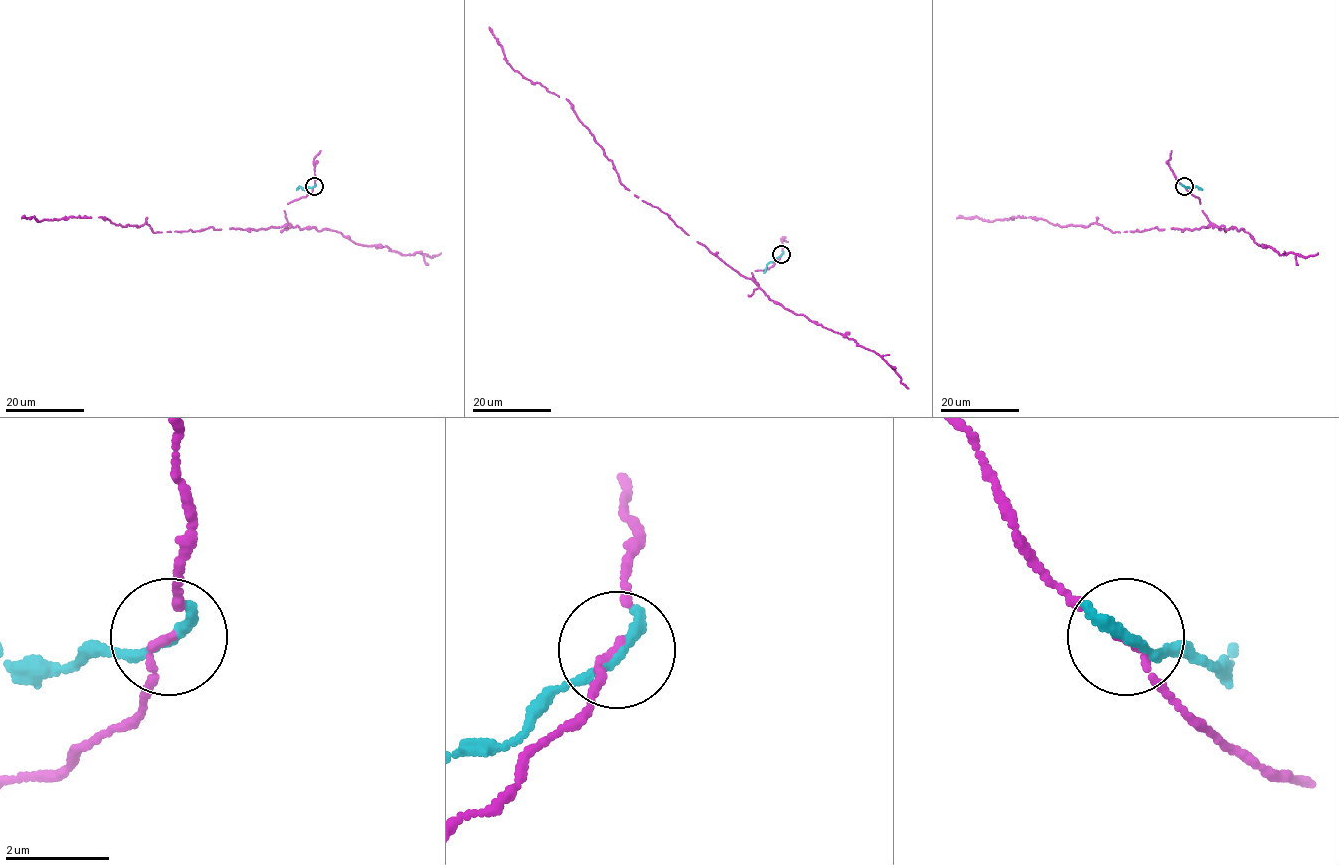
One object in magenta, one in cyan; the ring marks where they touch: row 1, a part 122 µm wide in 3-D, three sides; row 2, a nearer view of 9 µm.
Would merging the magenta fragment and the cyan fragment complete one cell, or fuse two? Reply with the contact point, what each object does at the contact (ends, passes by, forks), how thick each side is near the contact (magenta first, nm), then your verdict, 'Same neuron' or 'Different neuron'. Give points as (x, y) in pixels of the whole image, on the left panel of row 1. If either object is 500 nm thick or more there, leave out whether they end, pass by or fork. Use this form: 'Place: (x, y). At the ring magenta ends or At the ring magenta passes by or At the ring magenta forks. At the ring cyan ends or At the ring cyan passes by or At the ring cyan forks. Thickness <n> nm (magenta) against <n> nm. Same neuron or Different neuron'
Place: (314, 186). At the ring magenta passes by. At the ring cyan ends. Thickness 110 nm (magenta) against 240 nm. Different neuron

